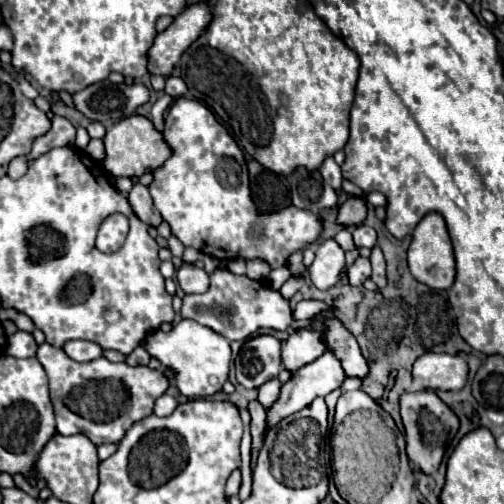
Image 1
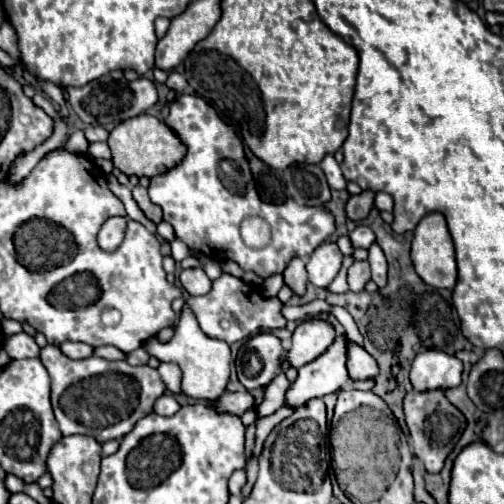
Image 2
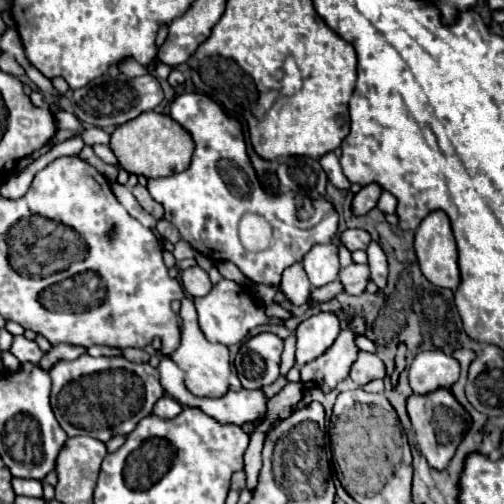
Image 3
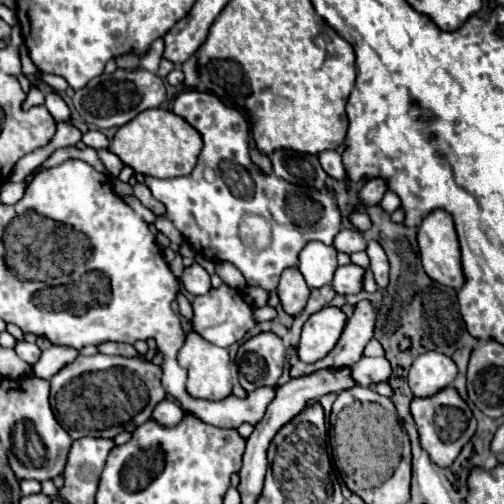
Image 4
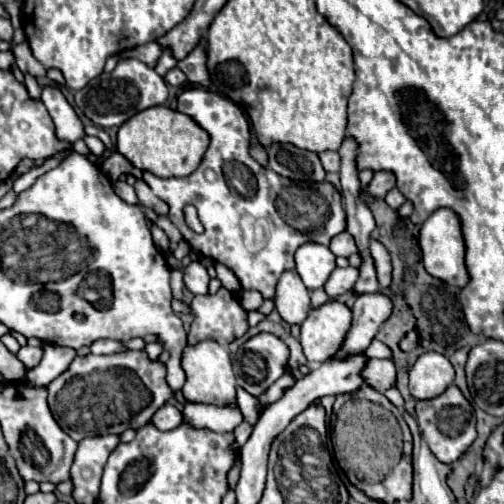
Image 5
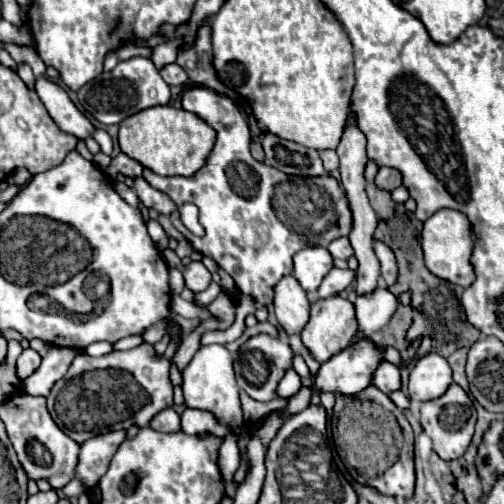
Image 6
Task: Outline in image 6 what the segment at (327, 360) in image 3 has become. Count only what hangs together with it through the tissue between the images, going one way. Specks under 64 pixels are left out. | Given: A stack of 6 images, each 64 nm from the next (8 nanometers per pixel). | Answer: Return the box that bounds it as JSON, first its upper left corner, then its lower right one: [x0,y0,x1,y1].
[354,286,398,336]

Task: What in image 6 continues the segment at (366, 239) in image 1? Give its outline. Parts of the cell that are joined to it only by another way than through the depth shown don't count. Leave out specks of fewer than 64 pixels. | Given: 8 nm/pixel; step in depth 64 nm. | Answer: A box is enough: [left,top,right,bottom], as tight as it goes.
[328,238,354,260]

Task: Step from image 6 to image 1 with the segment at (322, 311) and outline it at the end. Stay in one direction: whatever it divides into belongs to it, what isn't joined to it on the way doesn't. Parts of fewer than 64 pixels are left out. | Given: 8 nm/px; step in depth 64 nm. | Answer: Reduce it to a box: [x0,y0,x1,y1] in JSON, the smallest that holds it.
[282,328,326,372]

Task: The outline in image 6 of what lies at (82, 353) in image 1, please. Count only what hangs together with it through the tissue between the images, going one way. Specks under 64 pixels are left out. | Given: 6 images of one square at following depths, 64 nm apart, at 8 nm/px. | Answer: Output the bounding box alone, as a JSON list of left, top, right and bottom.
[22,346,78,396]

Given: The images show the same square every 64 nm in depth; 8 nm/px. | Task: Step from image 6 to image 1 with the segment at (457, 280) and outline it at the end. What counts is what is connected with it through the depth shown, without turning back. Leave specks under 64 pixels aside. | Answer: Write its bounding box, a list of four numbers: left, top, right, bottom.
[408,212,456,288]

